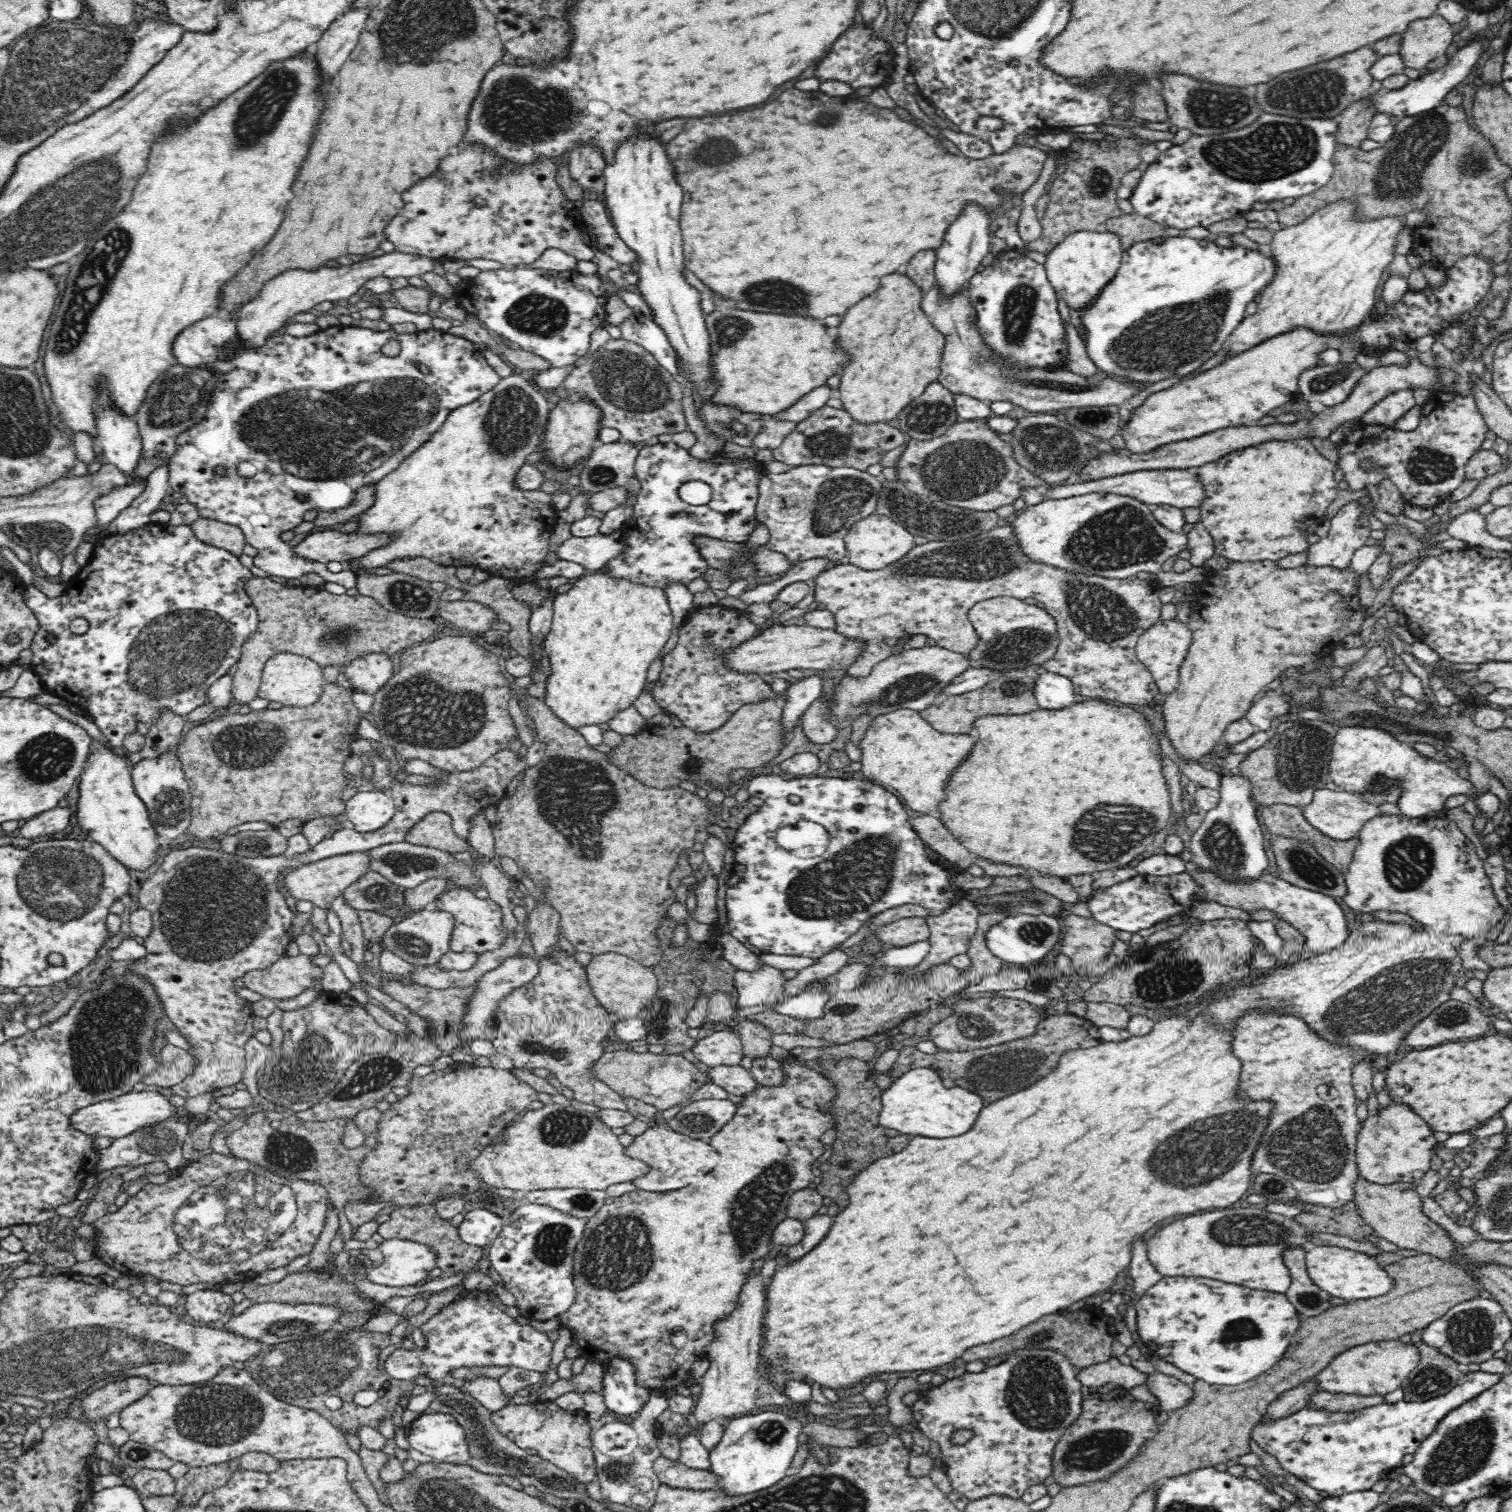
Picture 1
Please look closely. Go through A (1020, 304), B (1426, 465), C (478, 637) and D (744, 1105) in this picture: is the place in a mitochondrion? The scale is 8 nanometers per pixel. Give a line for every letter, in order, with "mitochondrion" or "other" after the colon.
A: mitochondrion
B: mitochondrion
C: other
D: other

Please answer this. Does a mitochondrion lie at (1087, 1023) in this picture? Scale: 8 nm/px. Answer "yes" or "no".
no

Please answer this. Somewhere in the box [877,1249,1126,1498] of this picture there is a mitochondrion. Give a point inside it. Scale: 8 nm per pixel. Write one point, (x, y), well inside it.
(1036, 1395)

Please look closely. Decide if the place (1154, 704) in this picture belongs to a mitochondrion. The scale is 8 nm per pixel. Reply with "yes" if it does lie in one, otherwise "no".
no

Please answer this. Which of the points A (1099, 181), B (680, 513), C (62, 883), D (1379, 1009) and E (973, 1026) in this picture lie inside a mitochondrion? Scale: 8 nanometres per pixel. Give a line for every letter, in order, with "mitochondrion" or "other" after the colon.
A: mitochondrion
B: mitochondrion
C: mitochondrion
D: mitochondrion
E: mitochondrion

